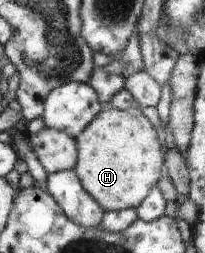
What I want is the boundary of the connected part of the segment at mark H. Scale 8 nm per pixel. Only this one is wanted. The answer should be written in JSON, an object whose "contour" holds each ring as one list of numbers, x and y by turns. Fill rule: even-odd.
{"contour":[[104,108,75,142,79,150,76,174,84,190,104,210,137,209,163,174,164,160,156,132,141,110]]}

